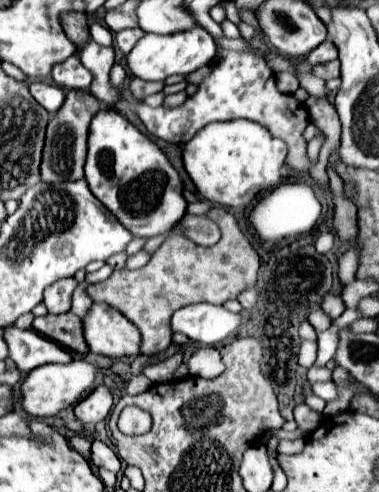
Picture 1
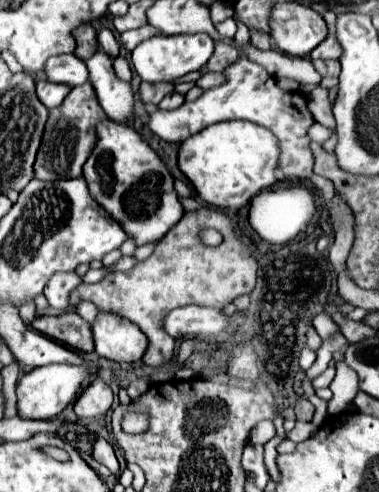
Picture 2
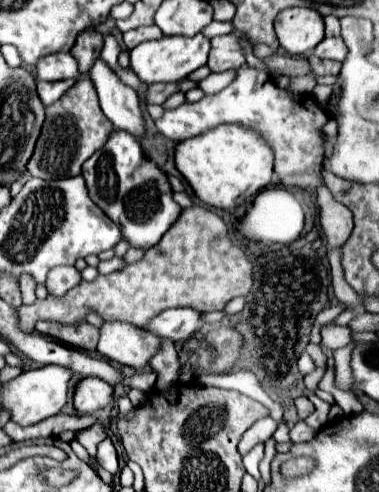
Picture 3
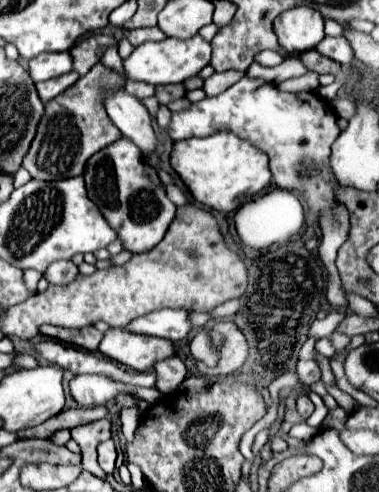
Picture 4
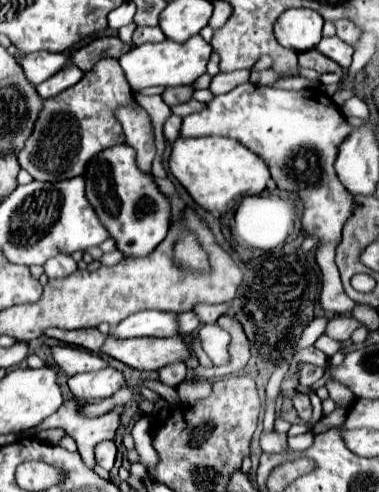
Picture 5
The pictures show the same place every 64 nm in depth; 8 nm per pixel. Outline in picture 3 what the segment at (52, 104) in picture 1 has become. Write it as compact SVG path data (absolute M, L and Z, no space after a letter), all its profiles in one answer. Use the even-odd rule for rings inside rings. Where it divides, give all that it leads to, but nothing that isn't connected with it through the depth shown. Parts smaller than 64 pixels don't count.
M58 80L58 82L38 82L38 96L40 96L40 100L46 104L46 106L50 106L50 104L54 104L54 102L58 102L64 94L66 94L66 90L68 88L72 88L72 80Z

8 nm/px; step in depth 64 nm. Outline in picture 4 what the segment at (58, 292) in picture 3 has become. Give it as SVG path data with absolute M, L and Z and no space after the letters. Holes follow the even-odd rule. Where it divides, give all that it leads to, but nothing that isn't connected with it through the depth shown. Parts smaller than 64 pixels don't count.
M58 260L56 264L50 264L48 270L44 272L44 278L54 284L54 286L68 286L70 282L74 282L78 276L78 268L74 266L74 262L66 262L66 260Z

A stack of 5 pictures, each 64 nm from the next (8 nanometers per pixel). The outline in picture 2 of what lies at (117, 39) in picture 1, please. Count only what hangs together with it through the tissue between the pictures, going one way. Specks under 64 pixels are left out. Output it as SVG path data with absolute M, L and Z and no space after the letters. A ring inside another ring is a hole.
M142 26L138 30L128 30L128 32L120 34L120 44L122 44L122 48L126 52L132 52L142 40L146 40L146 38L150 38L154 34L160 34L160 32L156 32L152 26Z

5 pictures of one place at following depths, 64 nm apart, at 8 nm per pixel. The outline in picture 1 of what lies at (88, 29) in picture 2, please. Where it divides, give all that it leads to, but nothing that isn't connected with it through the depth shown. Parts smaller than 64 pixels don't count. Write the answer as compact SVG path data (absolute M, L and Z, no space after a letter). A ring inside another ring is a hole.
M64 12L64 14L60 16L60 24L62 24L64 34L66 34L76 46L84 44L84 40L90 38L86 14L82 14L82 12Z

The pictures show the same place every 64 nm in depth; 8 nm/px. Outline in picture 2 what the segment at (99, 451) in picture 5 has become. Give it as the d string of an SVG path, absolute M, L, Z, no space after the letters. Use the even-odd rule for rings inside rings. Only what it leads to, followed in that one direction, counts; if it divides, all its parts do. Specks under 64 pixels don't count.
M98 438L94 442L94 452L92 452L92 458L100 464L104 464L112 474L118 474L118 460L116 460L116 454L114 454L114 448L104 440L104 438Z

